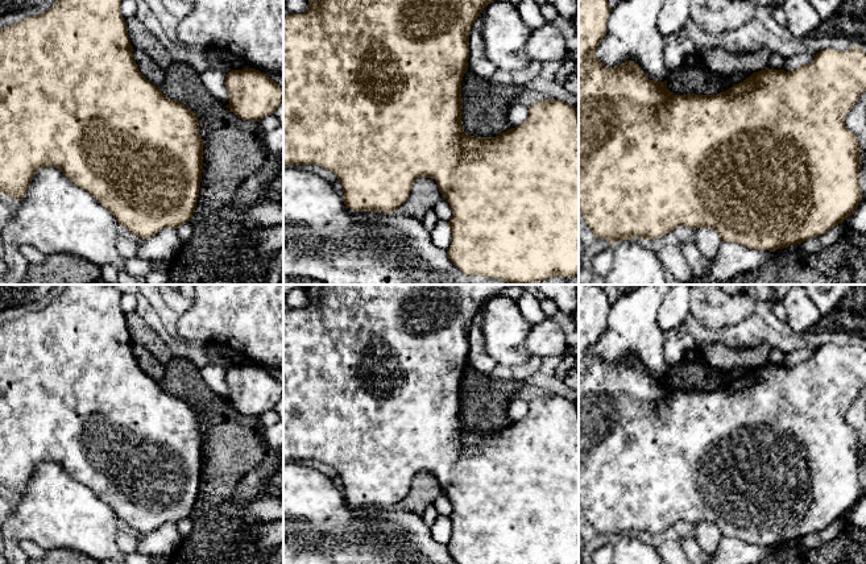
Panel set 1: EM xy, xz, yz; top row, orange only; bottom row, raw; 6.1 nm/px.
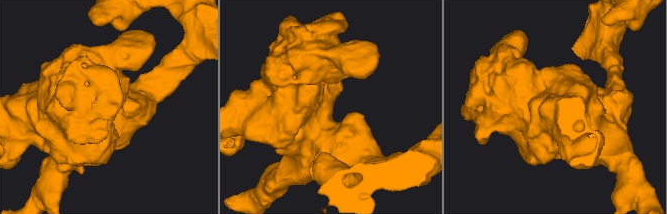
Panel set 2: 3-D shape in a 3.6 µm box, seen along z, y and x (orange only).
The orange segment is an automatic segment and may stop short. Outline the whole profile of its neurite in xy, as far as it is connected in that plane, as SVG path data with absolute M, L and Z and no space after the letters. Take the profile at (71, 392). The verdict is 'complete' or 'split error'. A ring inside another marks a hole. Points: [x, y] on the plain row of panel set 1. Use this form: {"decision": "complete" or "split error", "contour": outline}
{"decision": "complete", "contour": "M67 285L45 308L0 325L0 486L21 497L40 464L57 463L109 505L120 521L140 534L149 534L165 523L178 524L191 515L202 477L203 436L198 410L163 390L141 369L120 307L121 295L112 285Z"}

